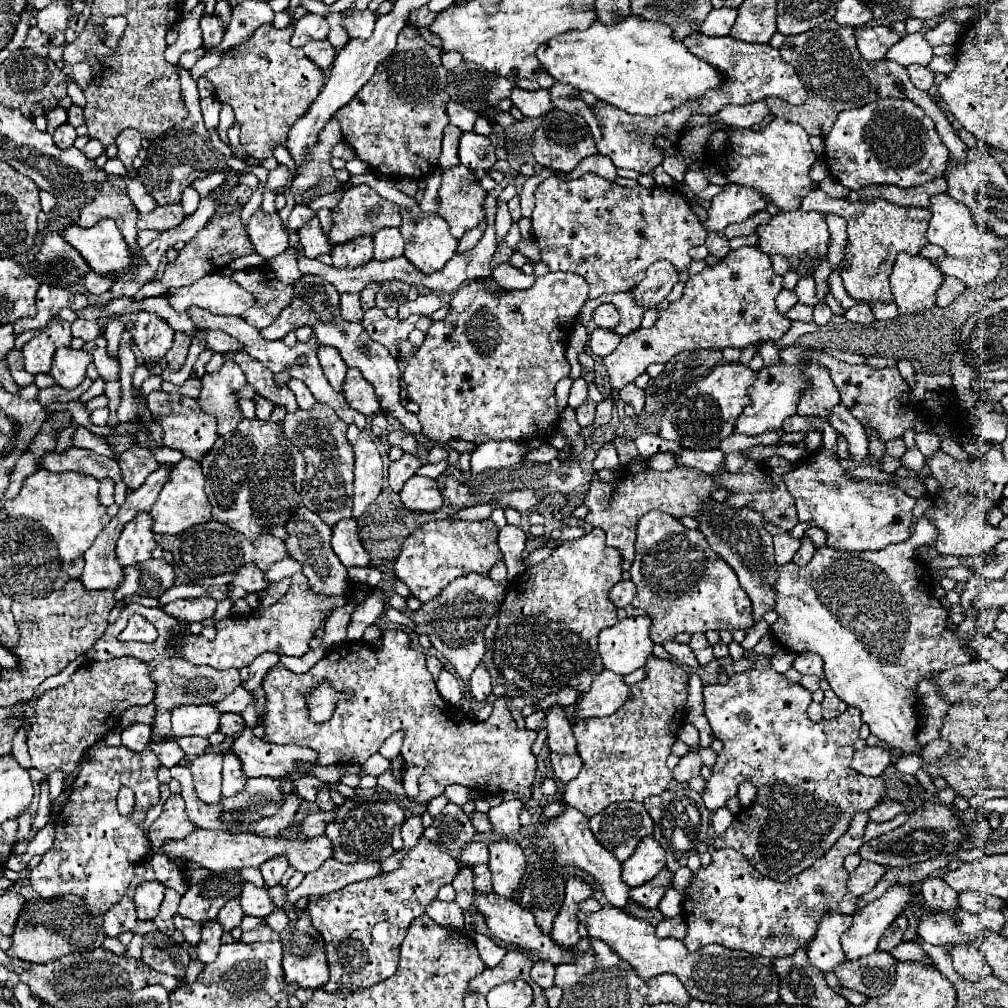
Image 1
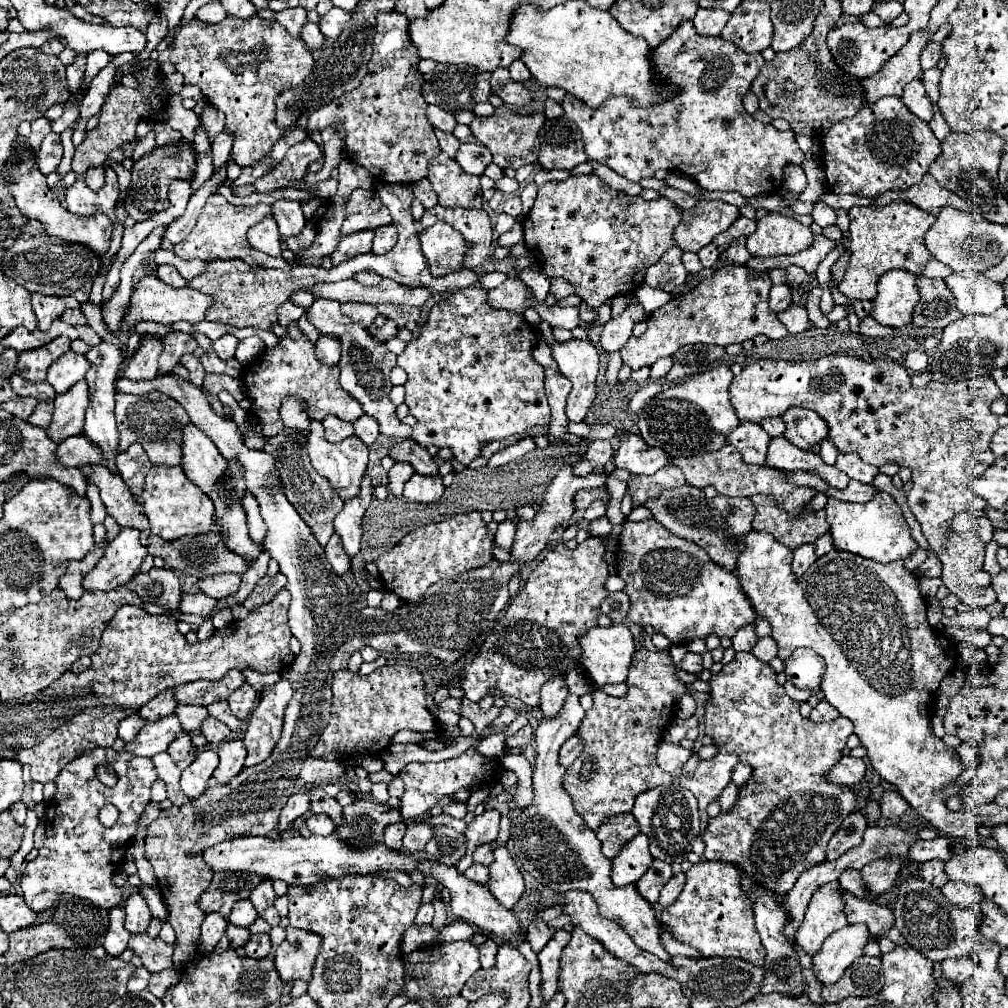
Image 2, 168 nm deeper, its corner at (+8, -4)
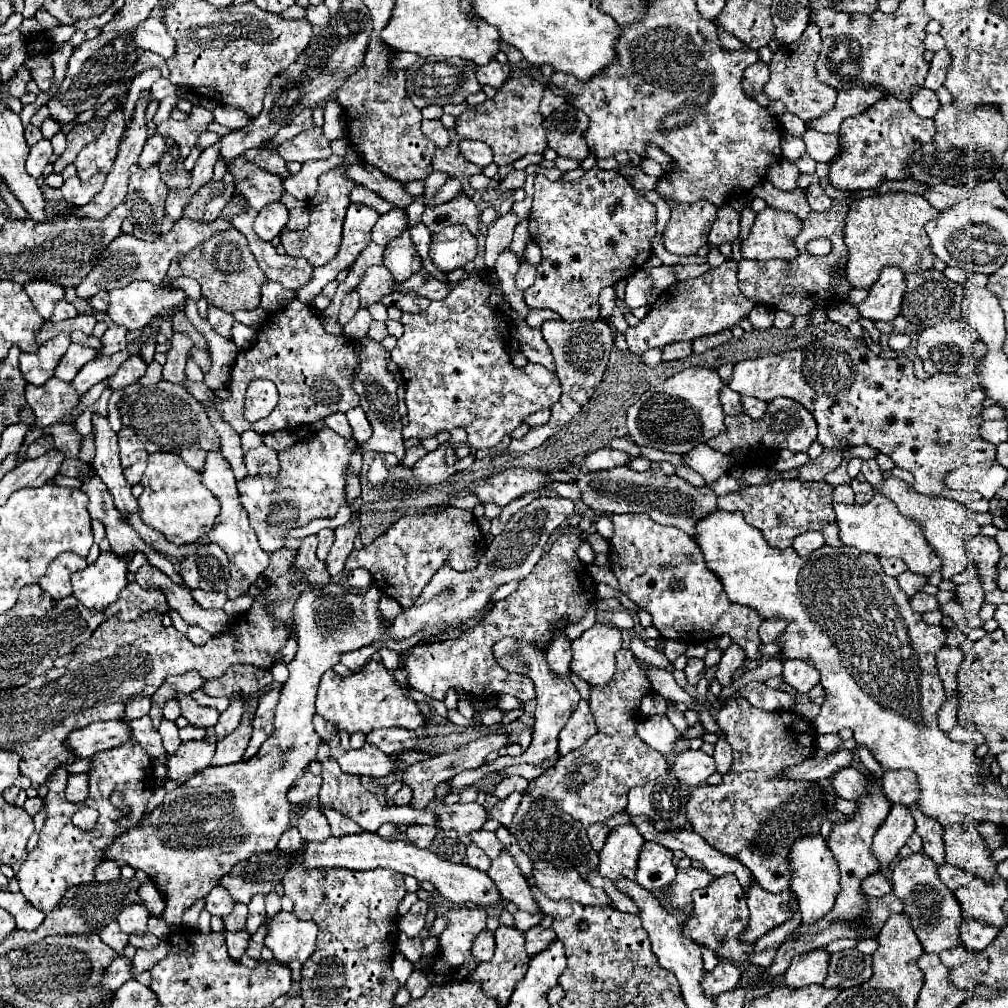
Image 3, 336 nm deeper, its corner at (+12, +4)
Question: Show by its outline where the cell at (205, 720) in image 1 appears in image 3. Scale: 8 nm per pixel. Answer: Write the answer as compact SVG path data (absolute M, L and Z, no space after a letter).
M99 721L73 731L67 743L79 759L87 759L97 751L107 751L129 741L133 741L133 733L125 721Z

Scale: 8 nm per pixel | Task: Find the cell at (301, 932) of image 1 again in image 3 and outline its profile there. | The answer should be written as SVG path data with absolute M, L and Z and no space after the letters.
M281 911L269 919L265 945L273 951L273 959L283 965L291 961L305 963L315 951L317 931L313 921L301 921L293 913Z

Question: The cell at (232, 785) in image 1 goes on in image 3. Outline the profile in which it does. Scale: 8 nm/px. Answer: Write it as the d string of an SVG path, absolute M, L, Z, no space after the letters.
M239 725L233 733L229 733L225 739L217 741L217 753L213 757L213 765L231 765L241 761L247 743L251 737L251 725Z

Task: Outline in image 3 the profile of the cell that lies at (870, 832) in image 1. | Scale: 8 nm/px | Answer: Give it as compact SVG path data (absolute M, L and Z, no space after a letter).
M845 767L845 771L839 771L833 777L833 787L839 797L857 801L861 795L867 793L867 779L853 767Z

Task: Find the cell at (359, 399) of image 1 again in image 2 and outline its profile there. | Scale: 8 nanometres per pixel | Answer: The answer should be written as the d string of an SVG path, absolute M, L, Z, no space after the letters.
M297 323L287 325L287 335L279 339L279 345L265 349L259 359L243 367L243 383L247 399L251 401L249 413L261 425L265 437L273 437L283 431L283 421L279 417L279 405L283 397L295 397L307 403L307 413L315 421L323 421L327 415L337 415L343 421L353 421L363 415L361 405L339 385L339 367L325 367L315 359L315 343L311 343Z

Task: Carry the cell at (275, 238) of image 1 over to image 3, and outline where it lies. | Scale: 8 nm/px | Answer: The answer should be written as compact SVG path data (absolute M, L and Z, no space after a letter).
M271 203L265 209L259 211L259 215L255 217L255 233L263 239L263 241L271 241L273 237L277 237L281 233L281 229L285 227L289 219L289 211L283 203Z

